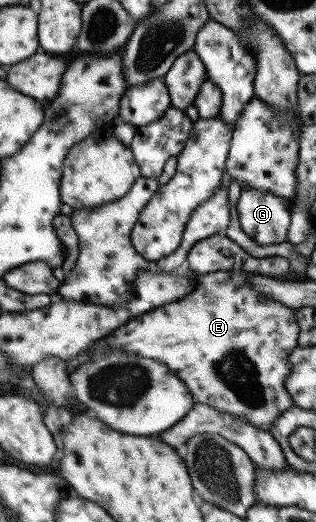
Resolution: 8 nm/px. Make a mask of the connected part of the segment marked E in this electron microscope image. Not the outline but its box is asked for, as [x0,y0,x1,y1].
[66,271,299,431]

